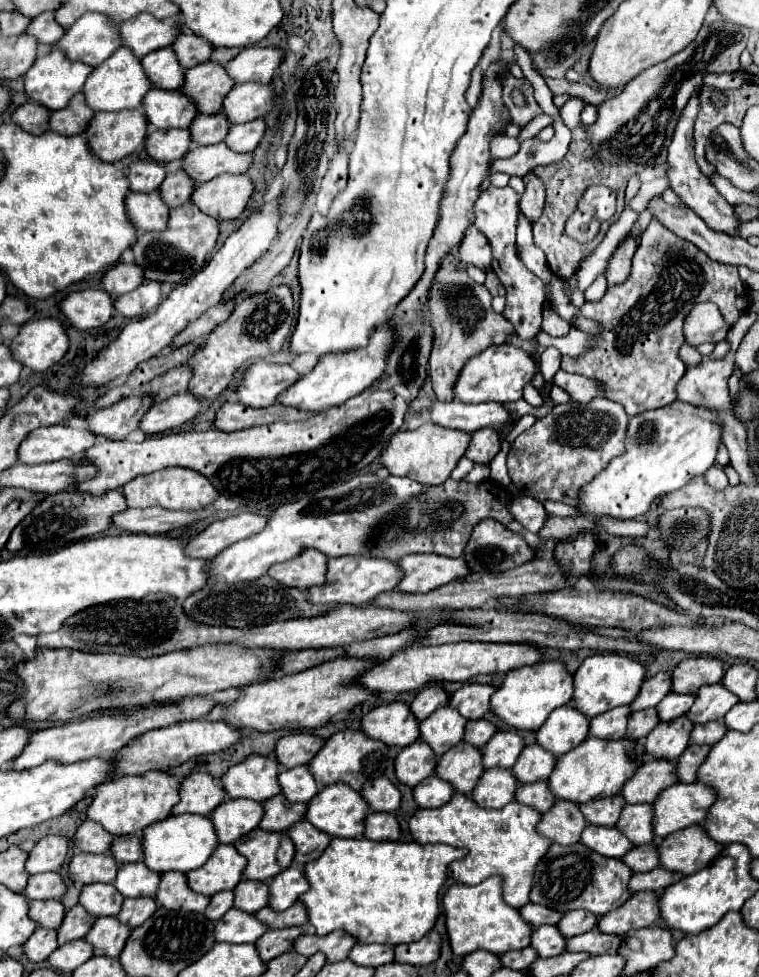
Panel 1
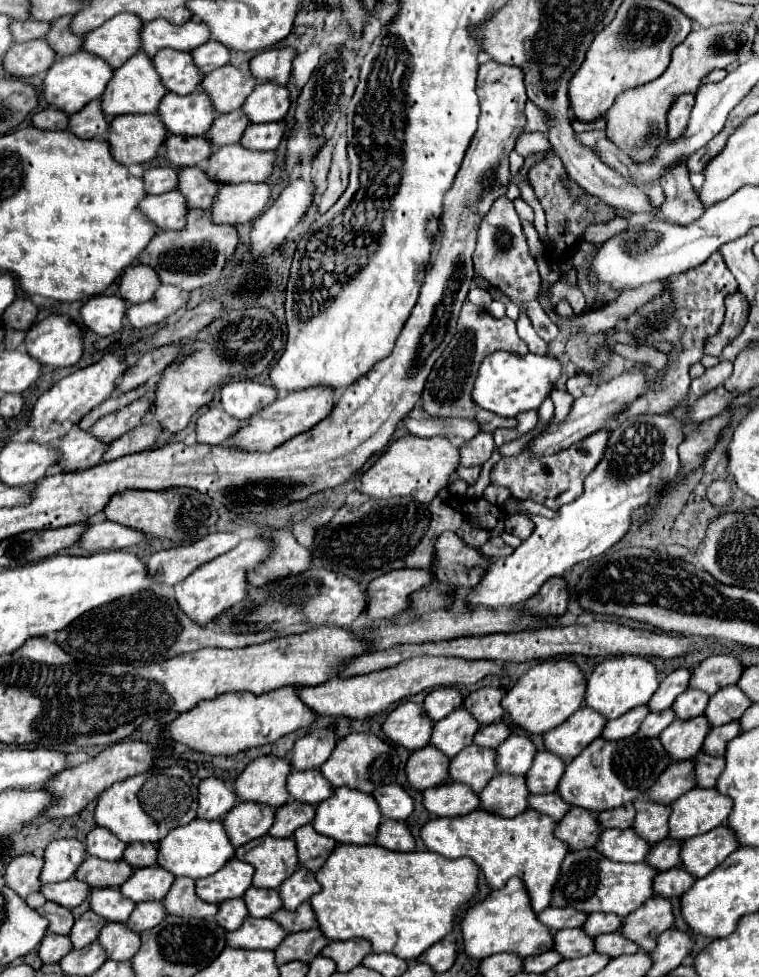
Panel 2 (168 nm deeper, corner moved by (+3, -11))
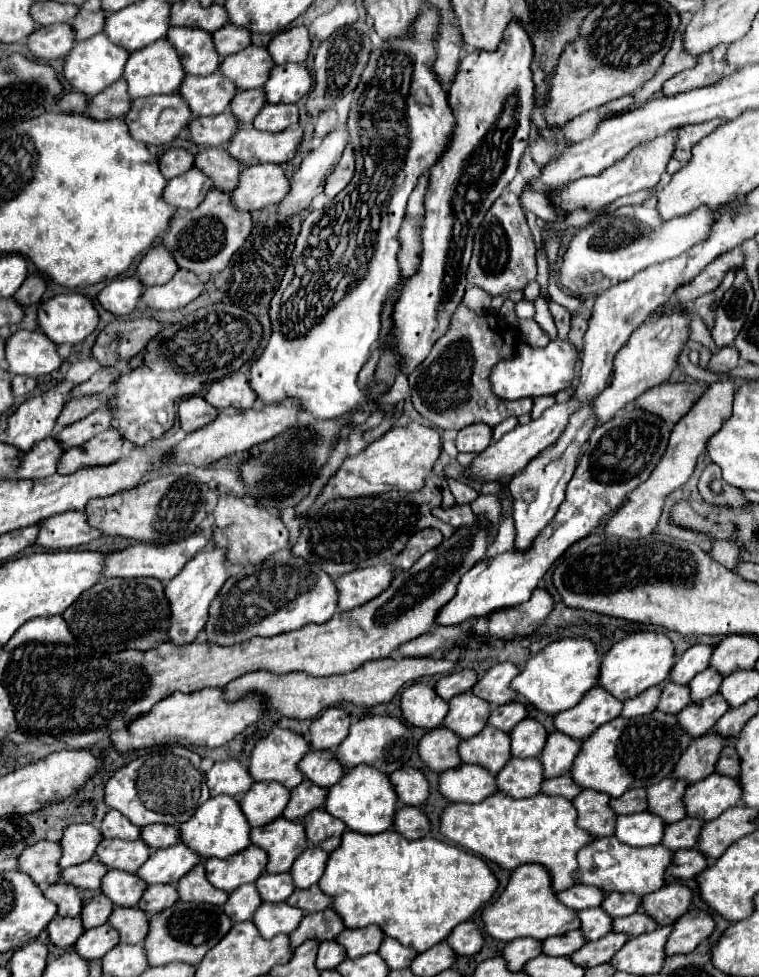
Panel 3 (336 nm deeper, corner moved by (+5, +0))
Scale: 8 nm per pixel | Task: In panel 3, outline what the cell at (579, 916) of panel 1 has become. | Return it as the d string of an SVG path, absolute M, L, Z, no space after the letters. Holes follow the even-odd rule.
M608 894L602 902L602 908L612 916L630 916L638 912L642 906L642 898L636 894Z

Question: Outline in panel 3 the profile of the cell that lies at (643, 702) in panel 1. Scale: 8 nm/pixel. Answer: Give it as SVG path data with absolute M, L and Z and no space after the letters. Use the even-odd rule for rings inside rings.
M696 644L696 646L688 648L680 656L680 660L674 664L670 678L674 678L674 682L688 684L696 674L700 674L702 670L706 670L710 666L712 652L714 652L714 646L708 646L708 644Z

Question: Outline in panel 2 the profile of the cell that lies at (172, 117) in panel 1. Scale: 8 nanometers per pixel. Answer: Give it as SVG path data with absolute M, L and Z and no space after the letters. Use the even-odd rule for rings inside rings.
M194 91L194 93L184 95L184 97L174 95L174 93L166 93L166 95L162 97L162 101L160 101L156 113L158 113L158 117L162 119L162 123L166 125L166 129L168 129L172 135L188 135L188 137L198 135L198 137L200 137L200 135L204 135L204 133L208 131L208 127L210 127L212 121L214 121L214 109L212 109L212 105L210 105L208 95L202 93L202 91Z

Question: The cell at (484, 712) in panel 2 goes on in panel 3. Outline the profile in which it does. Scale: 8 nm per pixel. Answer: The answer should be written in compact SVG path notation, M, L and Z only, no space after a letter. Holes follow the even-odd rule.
M502 662L496 664L494 668L490 668L480 680L478 684L472 688L472 692L480 698L484 698L486 702L492 704L506 704L512 702L516 698L516 692L510 688L510 682L520 674L518 666L512 662Z

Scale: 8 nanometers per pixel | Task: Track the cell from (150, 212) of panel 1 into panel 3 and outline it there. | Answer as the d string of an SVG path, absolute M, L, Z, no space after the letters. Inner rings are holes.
M192 168L190 172L176 176L174 180L168 182L168 186L164 190L164 198L168 202L172 202L174 208L194 210L212 188L214 188L212 178L208 178L198 168Z

